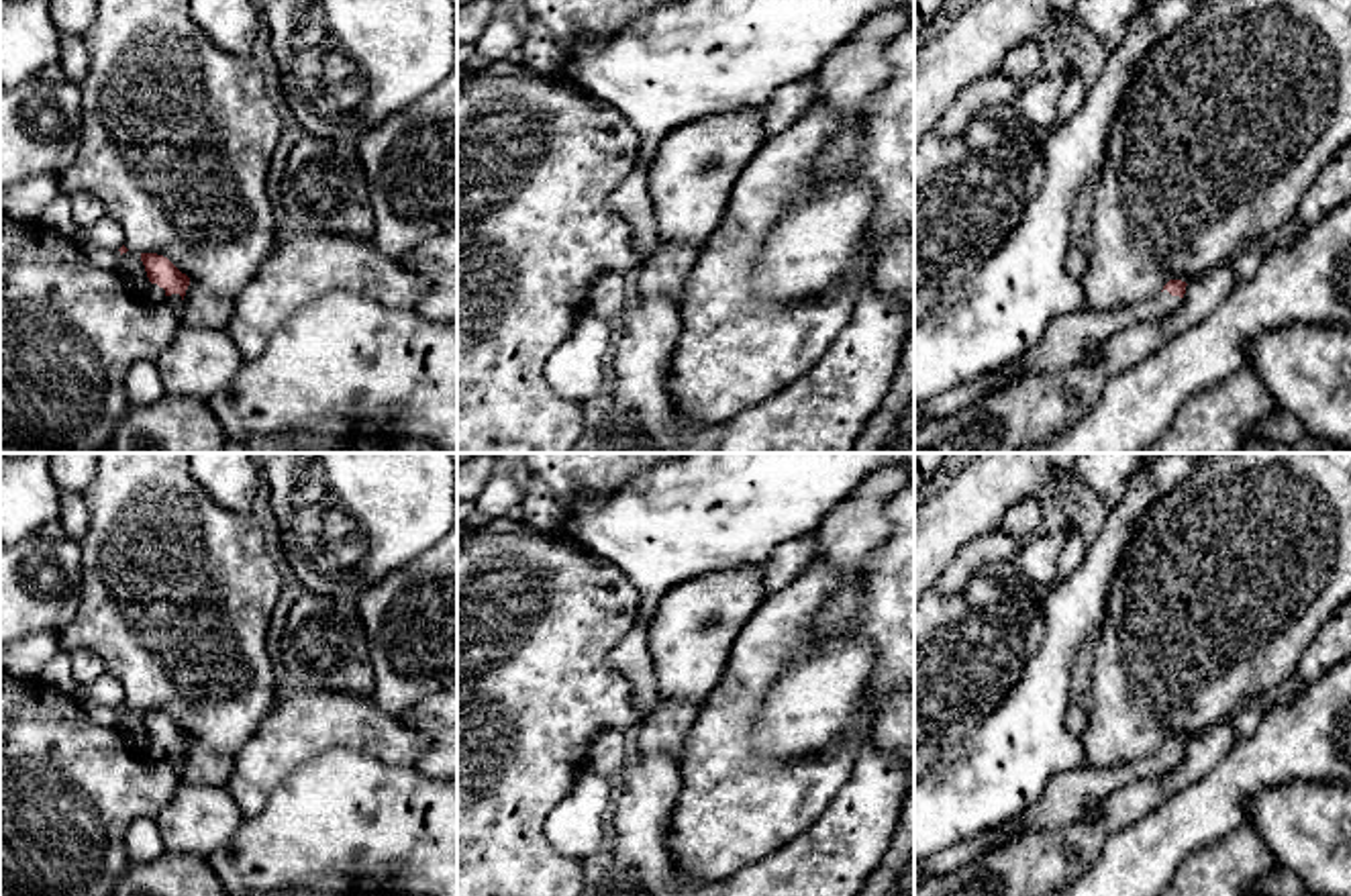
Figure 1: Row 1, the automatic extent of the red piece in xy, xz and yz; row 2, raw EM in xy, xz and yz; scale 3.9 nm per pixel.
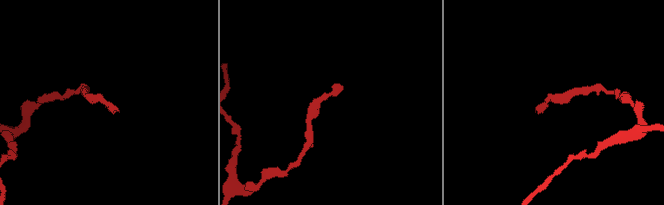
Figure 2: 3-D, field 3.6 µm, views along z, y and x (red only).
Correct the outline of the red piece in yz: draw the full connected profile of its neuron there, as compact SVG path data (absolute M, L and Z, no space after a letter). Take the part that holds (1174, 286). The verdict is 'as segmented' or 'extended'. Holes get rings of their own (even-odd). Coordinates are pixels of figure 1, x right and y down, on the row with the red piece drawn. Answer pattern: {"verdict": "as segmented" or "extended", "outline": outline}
{"verdict": "extended", "outline": "M1169 280L1163 292L1139 304L1127 304L1108 312L1078 310L1055 316L1043 341L1024 357L1004 365L992 376L982 376L945 394L914 404L914 412L929 418L943 418L984 400L990 394L1016 386L1024 376L1061 371L1078 365L1080 359L1104 339L1137 322L1151 322L1173 312L1186 294L1186 282Z"}

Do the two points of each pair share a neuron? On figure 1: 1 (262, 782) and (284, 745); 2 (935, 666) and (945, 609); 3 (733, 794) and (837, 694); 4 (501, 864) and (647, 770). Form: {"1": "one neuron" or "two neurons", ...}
{"1": "one neuron", "2": "one neuron", "3": "two neurons", "4": "two neurons"}

